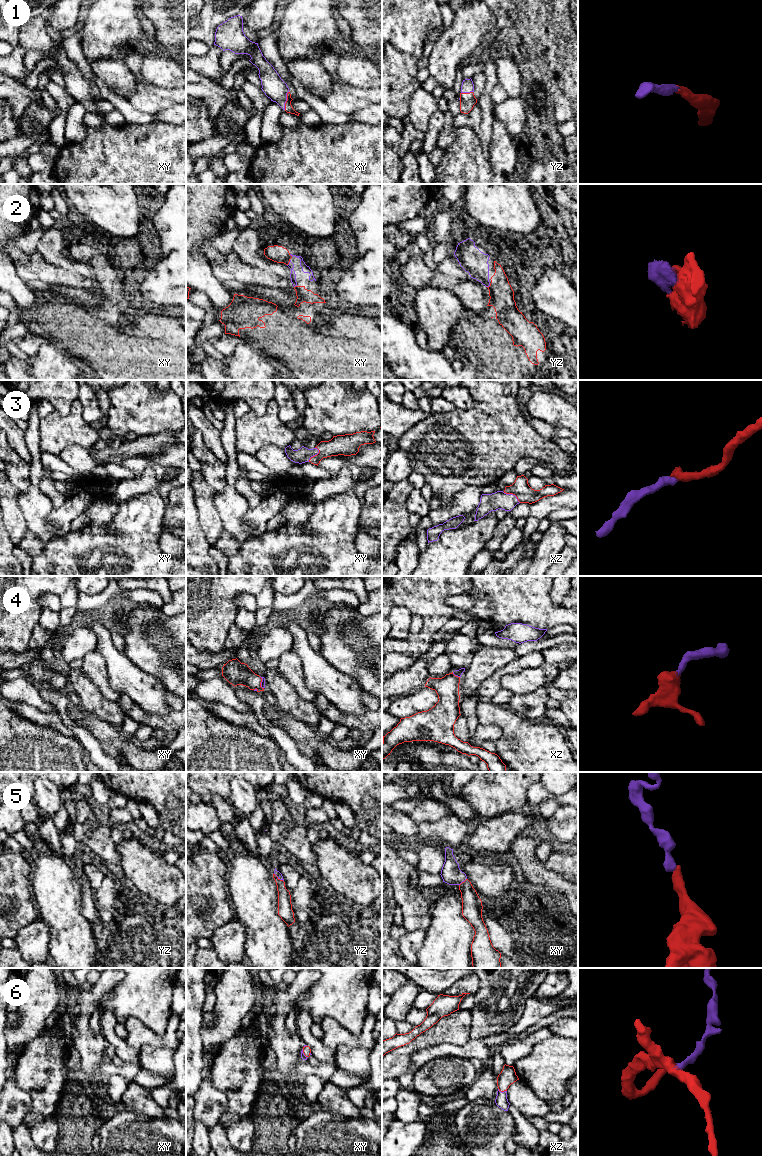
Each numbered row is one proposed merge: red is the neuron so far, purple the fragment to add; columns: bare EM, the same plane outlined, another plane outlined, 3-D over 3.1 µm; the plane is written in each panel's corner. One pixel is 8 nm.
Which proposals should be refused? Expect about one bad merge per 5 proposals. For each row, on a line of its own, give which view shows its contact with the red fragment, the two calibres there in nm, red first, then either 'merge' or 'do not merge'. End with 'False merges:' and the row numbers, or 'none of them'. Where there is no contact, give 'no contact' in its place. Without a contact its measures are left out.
1: xy | 60/180 nm | merge
2: xy | 140/50 nm | merge
3: xz | 150/140 nm | merge
4: xz | 190/50 nm | merge
5: xy | 160/160 nm | merge
6: xz | 130/100 nm | merge
False merges: none of them

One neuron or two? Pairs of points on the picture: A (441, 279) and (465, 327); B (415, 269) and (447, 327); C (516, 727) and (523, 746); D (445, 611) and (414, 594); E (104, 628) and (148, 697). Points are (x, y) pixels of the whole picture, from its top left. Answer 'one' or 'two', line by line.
A: two
B: two
C: one
D: one
E: one

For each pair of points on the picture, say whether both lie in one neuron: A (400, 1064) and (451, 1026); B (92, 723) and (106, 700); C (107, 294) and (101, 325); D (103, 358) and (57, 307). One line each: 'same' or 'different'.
A: same
B: different
C: same
D: same

